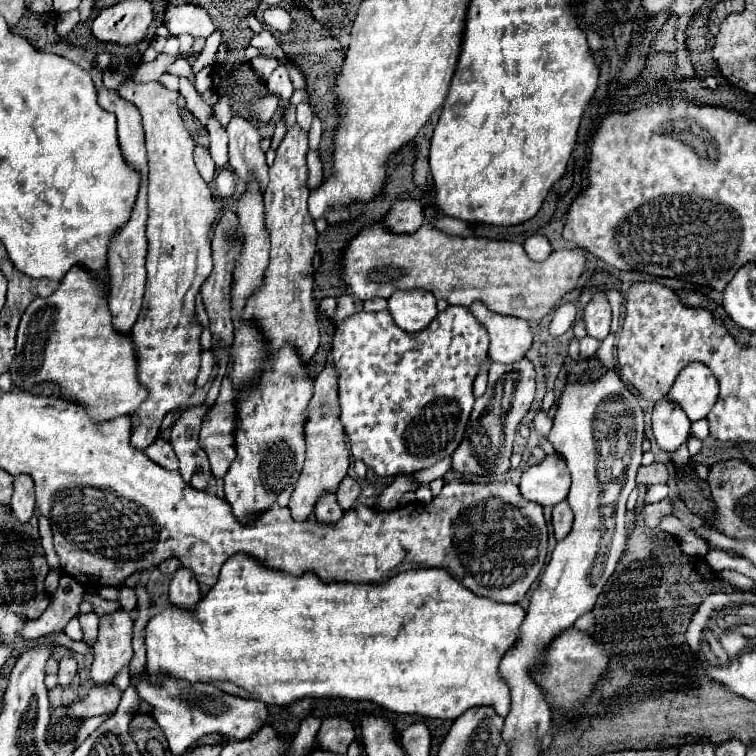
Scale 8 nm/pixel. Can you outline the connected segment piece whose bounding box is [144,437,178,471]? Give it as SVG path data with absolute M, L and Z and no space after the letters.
M162 437L156 439L150 447L144 449L144 453L148 459L158 463L160 467L170 469L170 471L178 471L178 459L176 459L176 455L172 455L172 447L166 439L162 439Z

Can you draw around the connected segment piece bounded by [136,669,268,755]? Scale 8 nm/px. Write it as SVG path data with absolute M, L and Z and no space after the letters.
M142 669L140 677L144 681L136 681L138 697L152 705L152 715L158 721L158 725L162 727L162 731L166 733L166 739L168 739L174 755L182 755L194 741L198 741L200 737L210 735L210 733L246 739L248 735L256 733L262 725L266 725L268 709L264 703L260 703L256 699L234 697L234 695L228 695L228 693L220 691L218 687L202 683L202 681L190 683L186 679L166 677L166 679L160 679L158 683L150 683L146 669Z

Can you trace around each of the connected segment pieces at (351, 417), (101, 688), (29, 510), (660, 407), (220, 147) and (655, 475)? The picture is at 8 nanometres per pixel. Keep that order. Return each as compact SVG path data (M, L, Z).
M458 305L446 307L446 311L438 313L428 329L418 333L400 329L390 311L358 311L340 321L332 341L332 357L338 371L338 397L342 407L340 421L350 439L354 459L364 461L382 477L396 477L420 471L444 457L450 457L462 441L466 421L474 405L472 383L486 355L486 329L466 307Z
M96 685L88 691L86 697L74 699L72 703L66 705L66 715L84 719L84 717L94 717L102 713L112 713L116 711L120 703L122 691L116 685Z
M18 475L14 479L12 513L20 523L28 523L34 515L34 483L28 475Z
M662 399L652 411L652 431L658 447L666 453L674 453L688 439L690 421L680 407Z
M214 115L208 121L206 129L208 129L208 135L210 135L208 151L210 151L216 167L218 169L228 167L228 135L226 135L226 131L220 127L220 123L218 123L218 119Z
M652 463L648 467L640 467L636 475L636 485L656 485L668 481L668 469L662 463Z

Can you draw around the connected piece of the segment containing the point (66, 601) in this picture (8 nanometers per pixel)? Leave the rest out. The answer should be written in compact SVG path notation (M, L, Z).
M62 573L60 575L60 585L56 589L58 593L52 597L52 603L48 607L48 611L36 619L36 621L26 621L20 635L24 639L38 639L40 635L46 633L56 633L56 631L64 631L66 623L74 617L78 617L80 613L80 603L84 597L86 587L76 581L74 577Z

